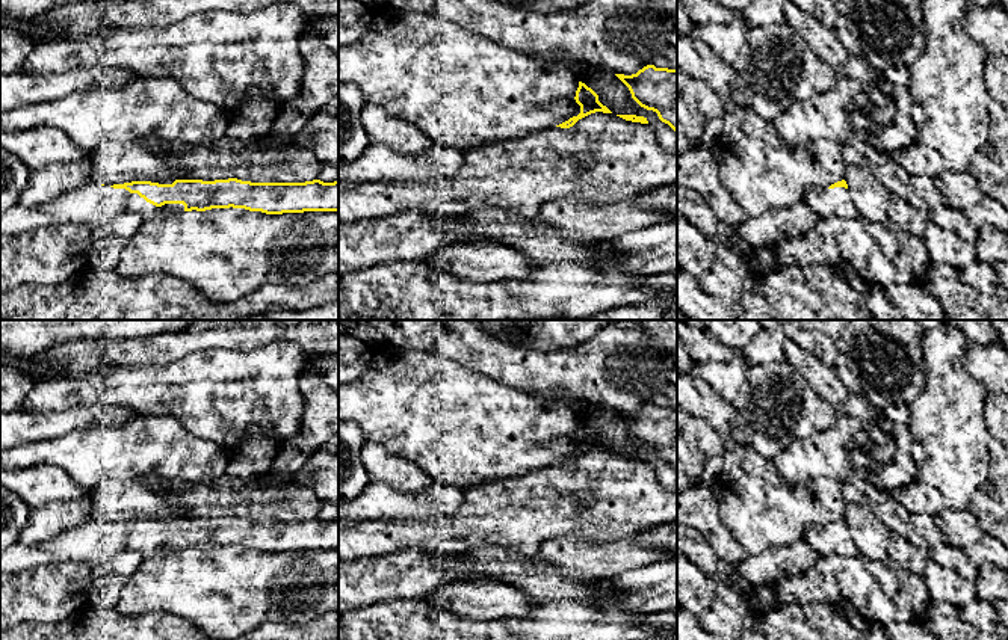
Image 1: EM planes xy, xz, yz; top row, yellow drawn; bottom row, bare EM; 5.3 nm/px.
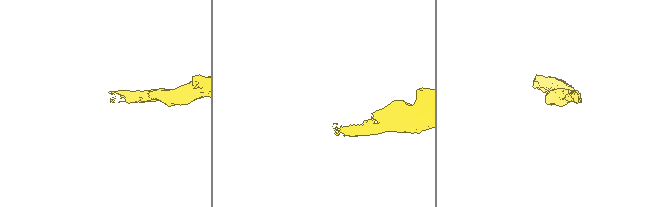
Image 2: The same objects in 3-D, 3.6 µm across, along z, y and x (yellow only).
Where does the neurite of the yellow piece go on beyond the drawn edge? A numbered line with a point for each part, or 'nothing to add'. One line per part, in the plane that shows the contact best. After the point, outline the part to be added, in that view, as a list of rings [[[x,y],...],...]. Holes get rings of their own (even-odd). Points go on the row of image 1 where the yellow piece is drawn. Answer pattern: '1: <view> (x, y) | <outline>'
1: xy (92, 204) | [[[88,183],[39,207],[15,204],[0,213],[0,235],[26,232],[63,223],[89,225],[94,229],[116,216],[138,213],[144,219],[184,211],[183,204],[156,207],[125,189]]]

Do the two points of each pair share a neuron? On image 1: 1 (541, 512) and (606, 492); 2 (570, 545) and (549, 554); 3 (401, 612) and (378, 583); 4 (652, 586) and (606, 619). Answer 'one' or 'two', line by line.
1: one
2: one
3: two
4: two

